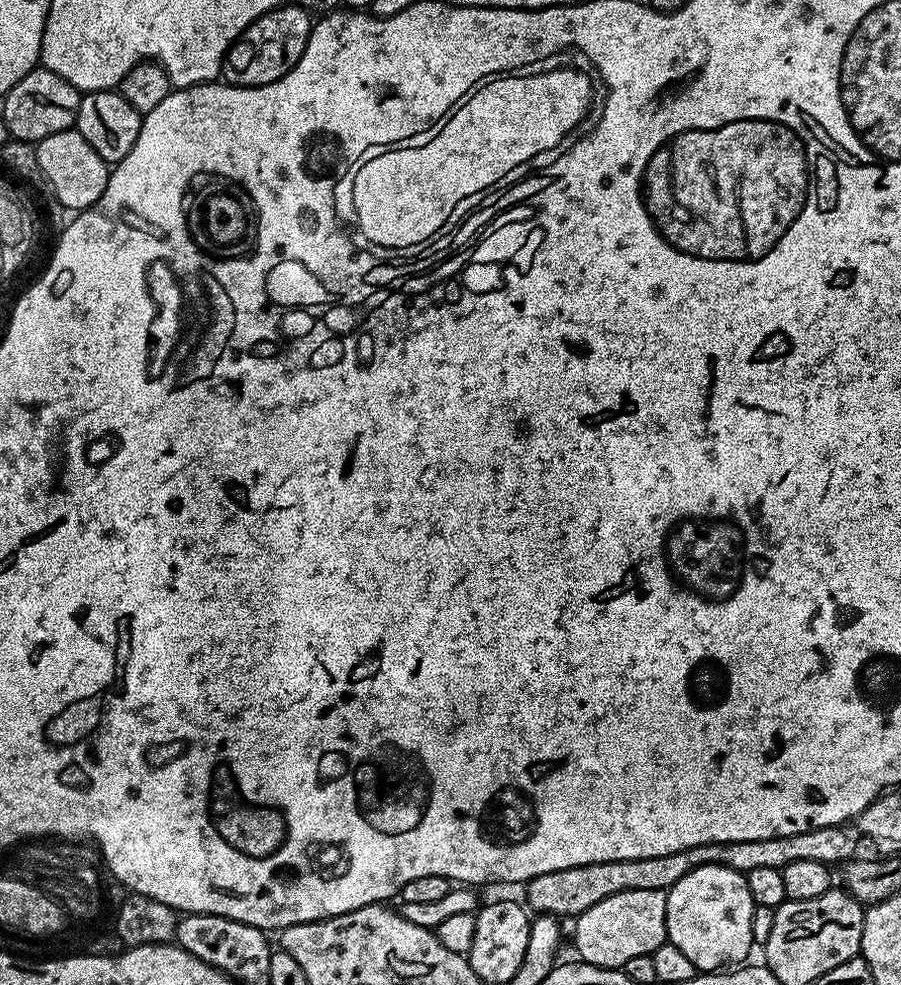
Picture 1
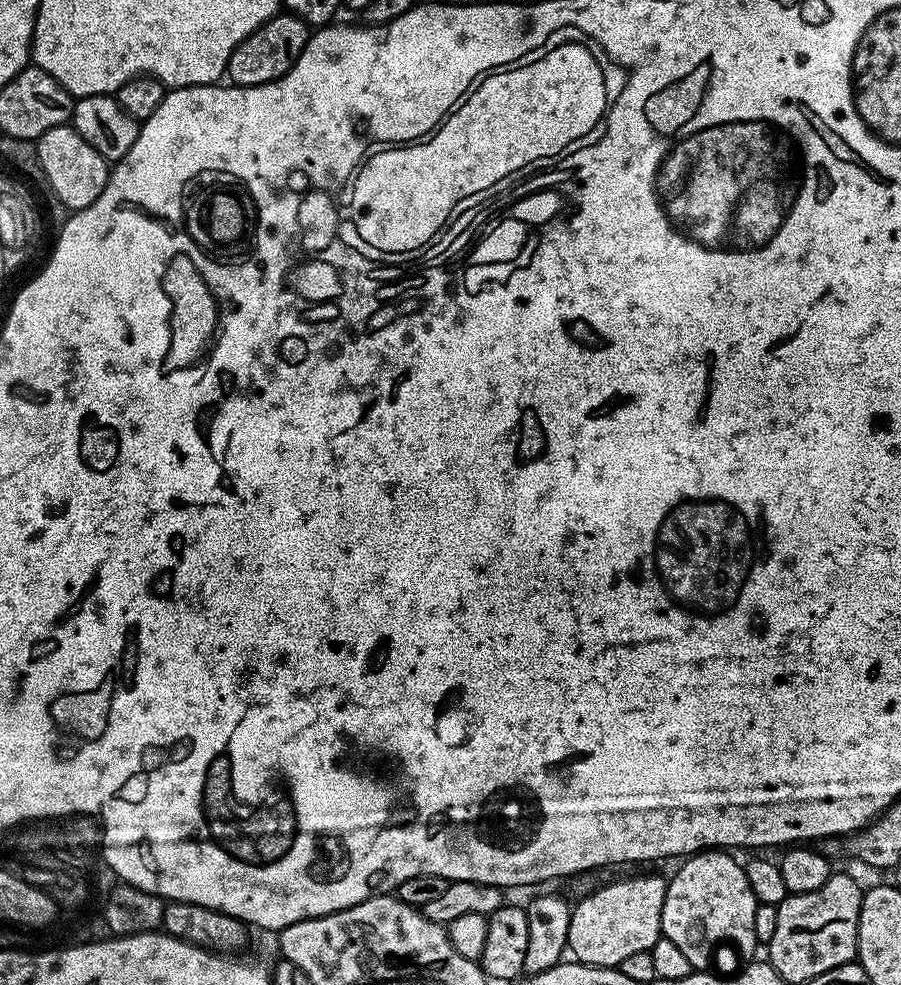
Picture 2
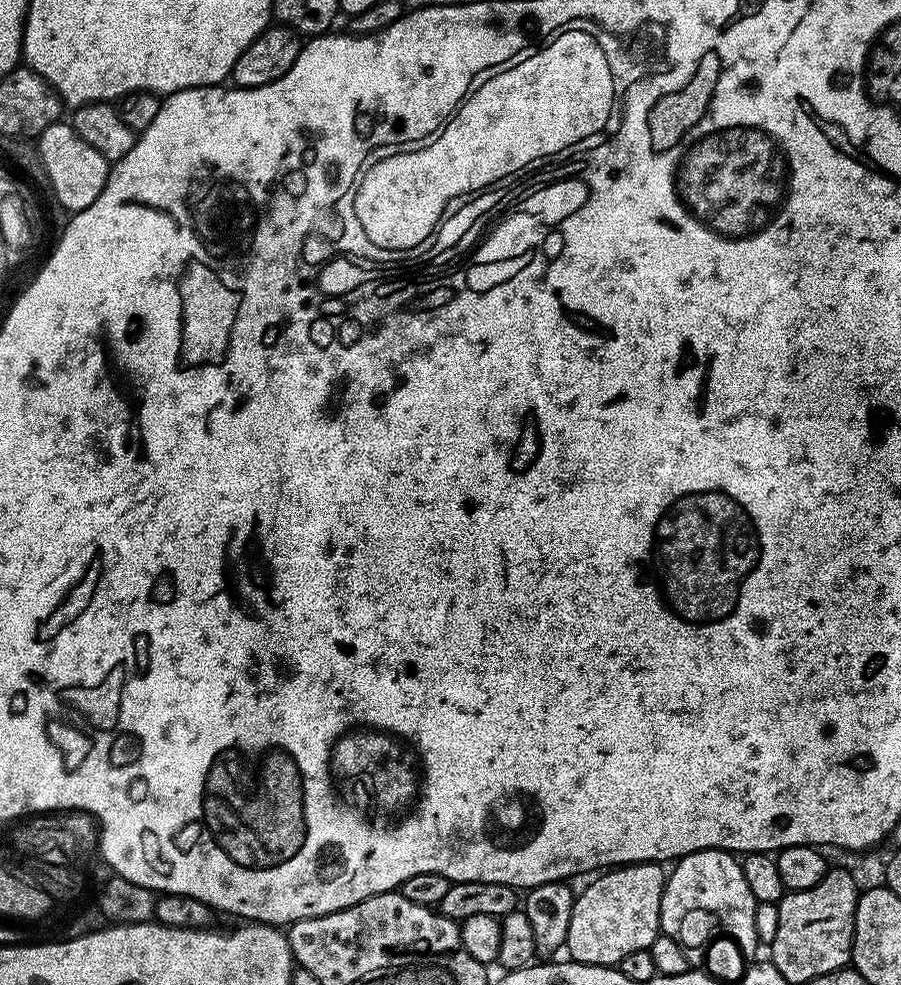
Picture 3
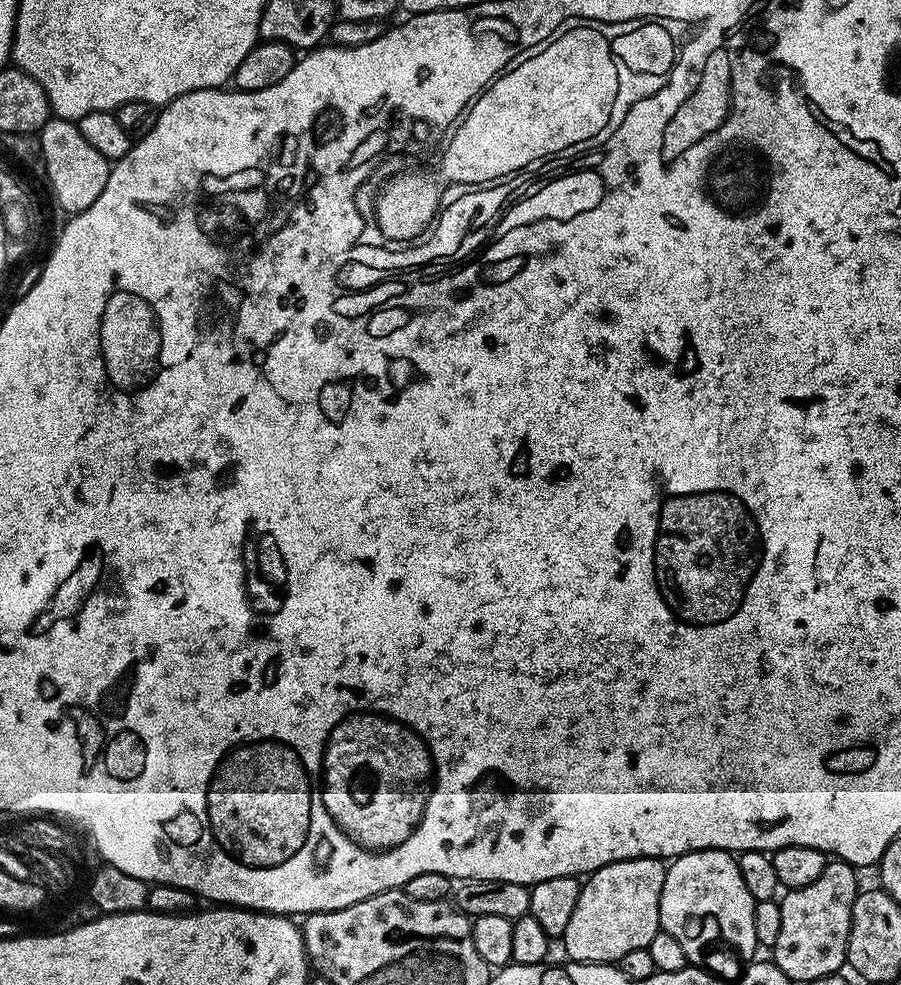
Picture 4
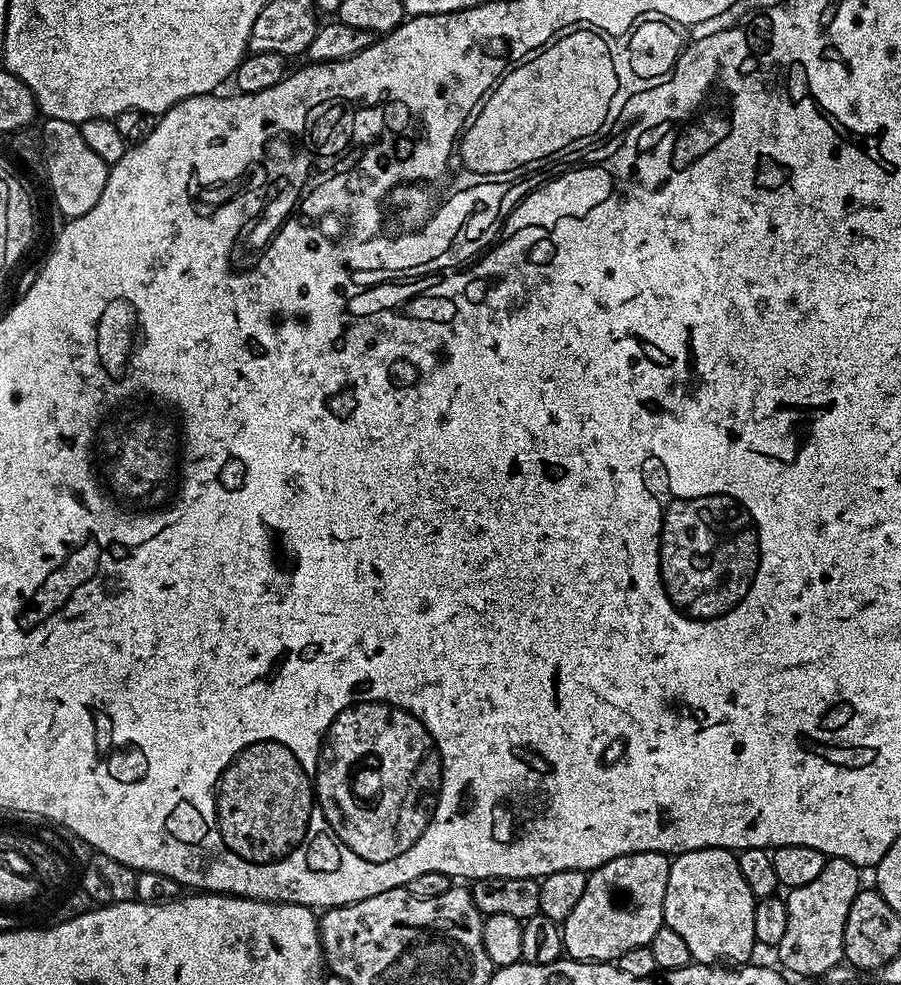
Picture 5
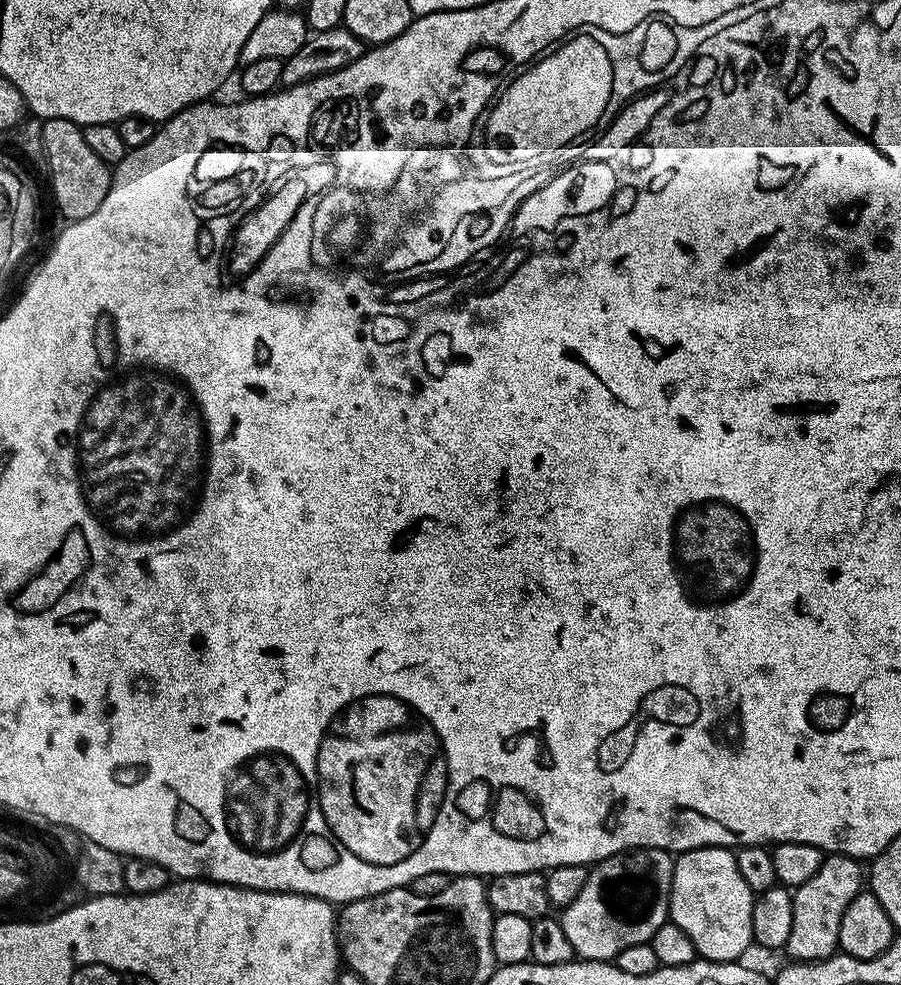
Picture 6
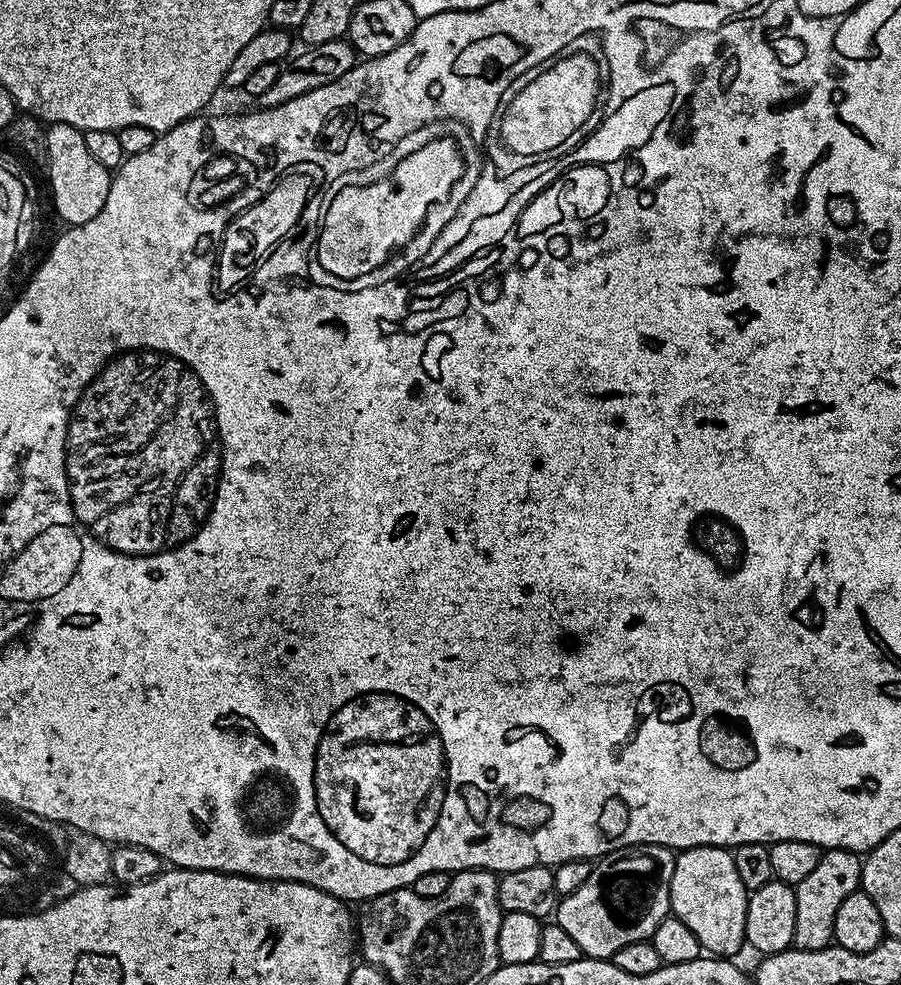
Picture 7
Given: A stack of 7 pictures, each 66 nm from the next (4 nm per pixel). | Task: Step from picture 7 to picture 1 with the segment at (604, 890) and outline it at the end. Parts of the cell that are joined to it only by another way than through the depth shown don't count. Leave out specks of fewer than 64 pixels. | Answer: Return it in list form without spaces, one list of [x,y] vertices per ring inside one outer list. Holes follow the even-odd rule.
[[[626,890],[610,898],[602,898],[581,916],[575,917],[576,952],[581,961],[595,968],[623,969],[630,958],[651,956],[668,938],[666,930],[665,890]]]

